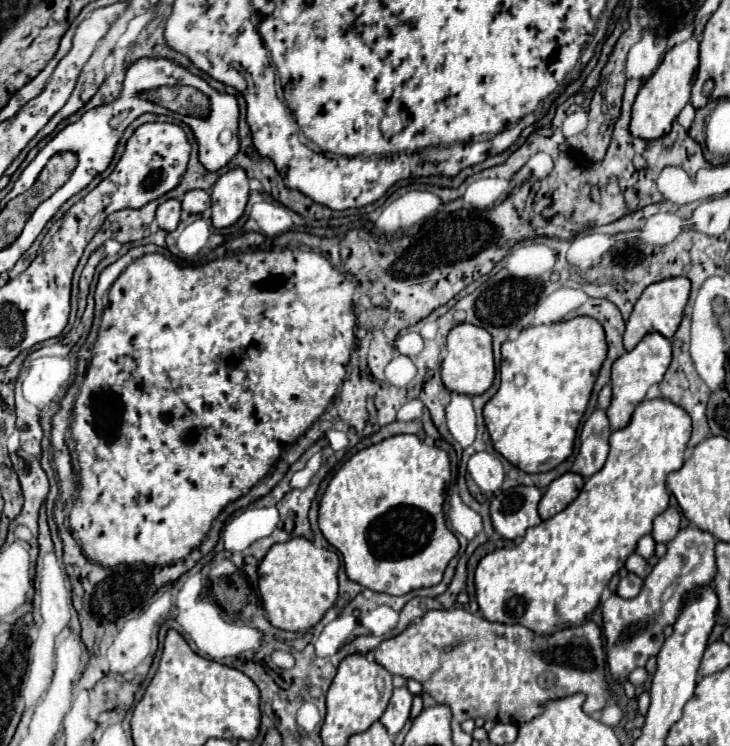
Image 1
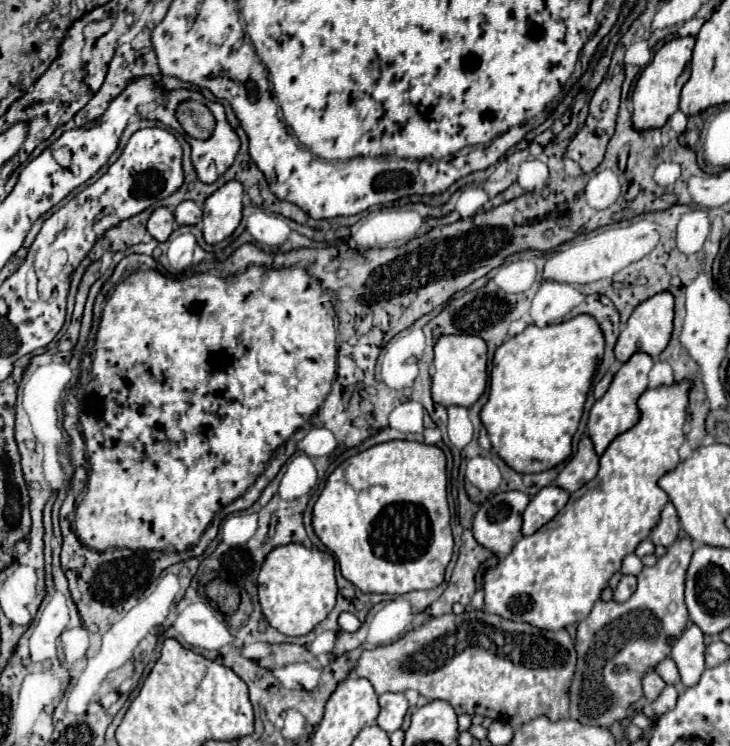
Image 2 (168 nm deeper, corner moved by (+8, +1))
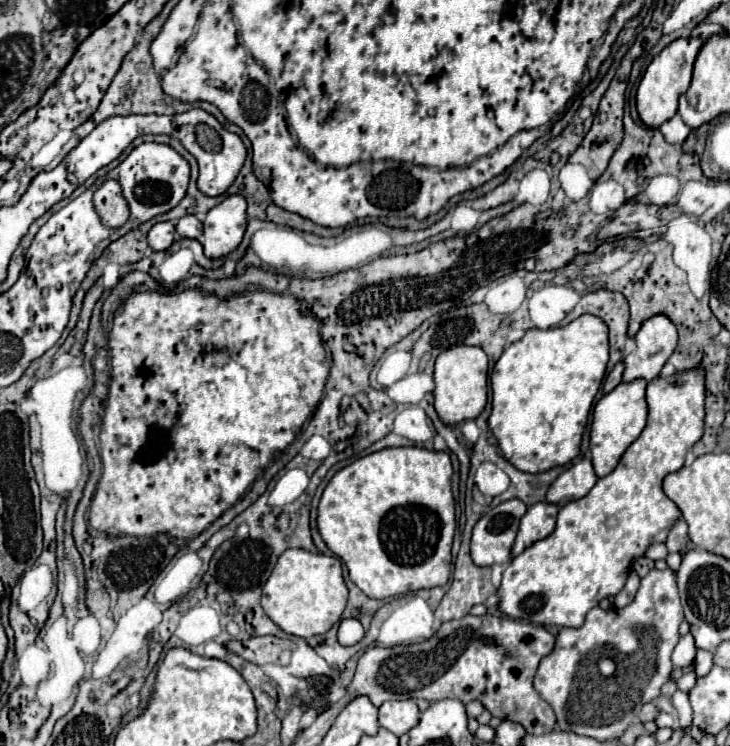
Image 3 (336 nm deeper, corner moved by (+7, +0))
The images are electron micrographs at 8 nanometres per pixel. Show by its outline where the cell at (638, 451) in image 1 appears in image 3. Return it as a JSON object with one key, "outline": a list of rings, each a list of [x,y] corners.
{"outline":[[[693,368],[693,370],[677,372],[677,374],[667,376],[667,378],[659,376],[657,380],[651,380],[651,382],[647,384],[647,404],[649,404],[647,426],[645,426],[645,430],[641,432],[641,436],[627,448],[627,452],[623,454],[619,466],[617,466],[611,474],[607,474],[605,478],[599,478],[597,484],[593,486],[593,490],[591,490],[585,498],[575,500],[575,502],[569,502],[569,504],[565,504],[565,506],[559,510],[557,528],[555,528],[555,532],[553,532],[551,536],[547,536],[545,540],[539,540],[537,544],[533,544],[531,548],[527,548],[521,556],[517,556],[517,558],[511,560],[511,564],[509,564],[507,570],[503,572],[503,582],[501,582],[501,588],[499,588],[499,598],[501,598],[499,610],[501,610],[501,612],[505,612],[505,614],[511,616],[511,618],[525,620],[525,622],[533,622],[533,624],[579,628],[579,626],[583,624],[583,620],[585,620],[585,614],[587,614],[591,608],[595,608],[603,598],[613,598],[613,596],[625,586],[625,580],[627,580],[627,576],[629,576],[629,570],[631,570],[633,560],[641,558],[641,556],[647,552],[647,548],[649,548],[651,544],[655,544],[655,542],[665,542],[665,540],[667,540],[669,530],[681,520],[681,510],[677,508],[675,502],[671,502],[671,500],[665,496],[665,492],[661,490],[661,482],[663,482],[663,478],[665,478],[667,474],[677,472],[677,470],[683,466],[687,450],[693,448],[693,444],[699,442],[701,436],[703,436],[703,430],[705,430],[705,420],[703,420],[703,418],[705,418],[705,372],[703,372],[701,368]]]}

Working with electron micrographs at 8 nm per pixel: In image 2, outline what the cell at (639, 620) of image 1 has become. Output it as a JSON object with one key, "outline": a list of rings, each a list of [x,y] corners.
{"outline":[[[678,539],[668,549],[666,555],[658,559],[654,567],[644,567],[638,575],[638,587],[626,603],[612,601],[598,601],[590,615],[580,621],[578,635],[576,635],[576,651],[578,651],[578,667],[576,679],[572,683],[572,703],[570,703],[570,717],[598,727],[610,727],[614,721],[626,717],[626,711],[632,703],[642,697],[642,675],[654,669],[656,663],[668,657],[670,643],[668,637],[680,637],[688,623],[688,609],[684,603],[684,587],[686,587],[686,573],[692,561],[694,545],[690,539]]]}

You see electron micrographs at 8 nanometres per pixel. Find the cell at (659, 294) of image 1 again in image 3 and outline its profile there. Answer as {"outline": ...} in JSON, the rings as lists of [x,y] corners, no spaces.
{"outline":[[[653,316],[645,320],[635,336],[637,348],[625,358],[623,382],[637,378],[653,380],[673,354],[677,346],[677,328],[667,316]]]}

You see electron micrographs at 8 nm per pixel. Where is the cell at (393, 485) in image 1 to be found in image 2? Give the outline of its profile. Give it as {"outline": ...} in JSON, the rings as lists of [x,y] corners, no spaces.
{"outline":[[[386,441],[378,443],[366,451],[360,451],[352,457],[348,457],[344,463],[340,463],[328,477],[324,491],[320,493],[316,505],[314,505],[314,517],[312,517],[312,527],[318,535],[318,539],[336,555],[340,563],[340,571],[344,579],[354,583],[362,593],[388,593],[388,595],[404,595],[408,591],[416,589],[434,589],[442,583],[446,565],[452,559],[452,531],[450,531],[450,511],[448,511],[448,501],[446,501],[446,457],[442,449],[436,445],[426,445],[418,441]]]}

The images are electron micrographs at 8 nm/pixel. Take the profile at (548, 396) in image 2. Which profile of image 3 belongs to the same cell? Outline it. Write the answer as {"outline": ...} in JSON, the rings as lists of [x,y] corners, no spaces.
{"outline":[[[581,314],[567,326],[547,328],[547,330],[527,330],[519,342],[513,342],[491,372],[492,412],[489,428],[499,442],[503,456],[521,472],[545,472],[555,466],[565,466],[571,462],[581,448],[581,438],[589,420],[593,400],[603,382],[609,362],[609,340],[607,324],[593,316]]]}

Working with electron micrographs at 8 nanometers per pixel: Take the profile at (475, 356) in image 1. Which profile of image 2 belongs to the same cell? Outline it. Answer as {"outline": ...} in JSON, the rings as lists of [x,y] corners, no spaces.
{"outline":[[[442,335],[436,345],[434,345],[434,367],[436,373],[432,377],[432,399],[444,407],[450,405],[462,405],[462,407],[470,407],[472,403],[478,401],[478,397],[484,393],[486,389],[486,379],[488,379],[488,361],[486,361],[486,343],[484,339],[476,337],[476,335]]]}

